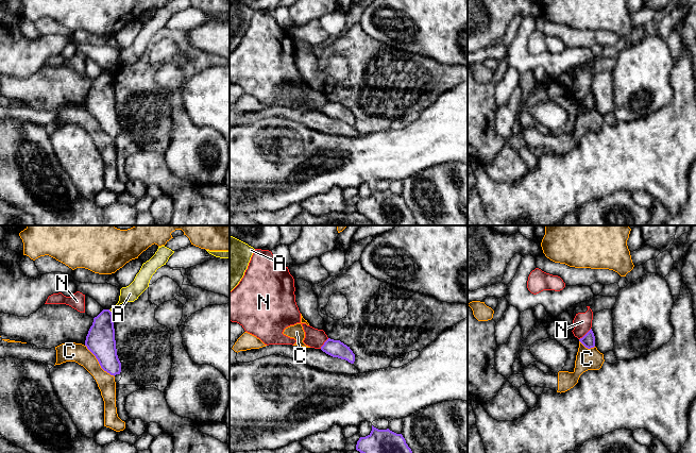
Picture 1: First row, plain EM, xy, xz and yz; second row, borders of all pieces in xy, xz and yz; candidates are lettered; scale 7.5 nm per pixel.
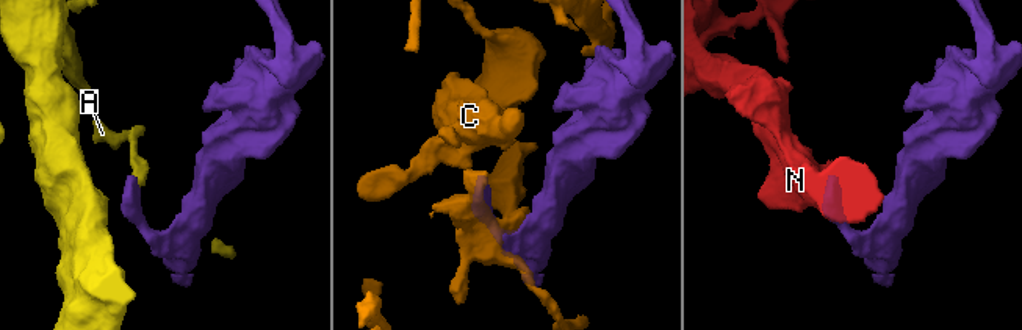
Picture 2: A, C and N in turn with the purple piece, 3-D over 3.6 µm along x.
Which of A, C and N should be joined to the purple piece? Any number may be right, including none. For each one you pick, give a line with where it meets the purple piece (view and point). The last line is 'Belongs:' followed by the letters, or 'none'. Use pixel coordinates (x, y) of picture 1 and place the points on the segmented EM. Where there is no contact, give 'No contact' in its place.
Belongs: none

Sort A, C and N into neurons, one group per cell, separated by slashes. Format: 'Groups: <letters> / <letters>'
Groups: A / C / N

